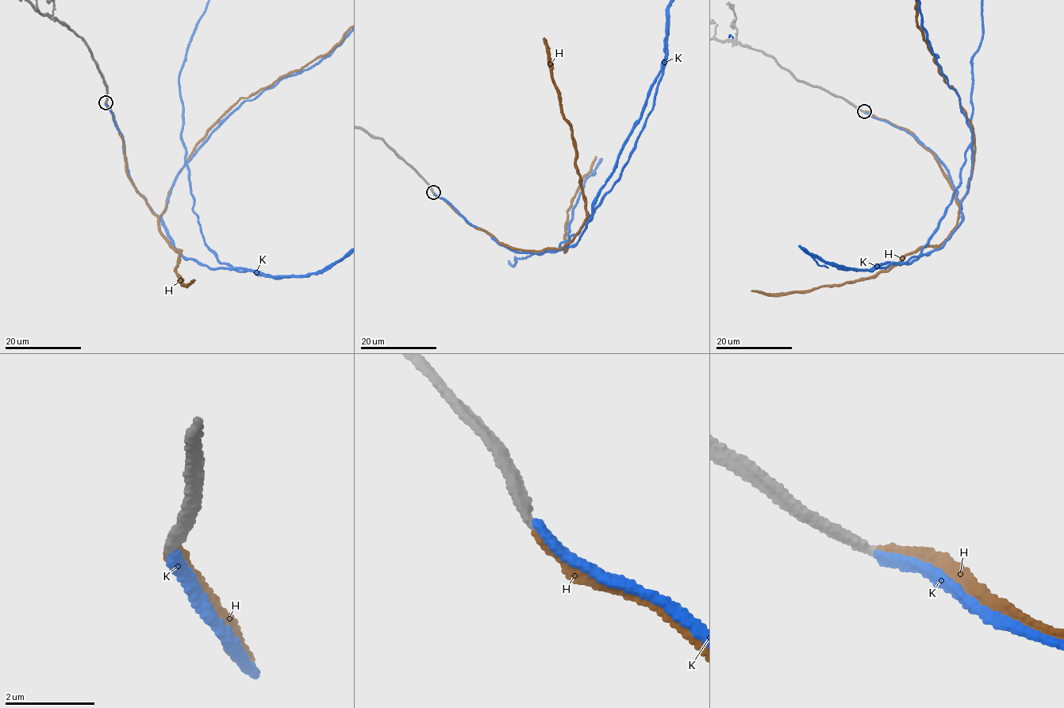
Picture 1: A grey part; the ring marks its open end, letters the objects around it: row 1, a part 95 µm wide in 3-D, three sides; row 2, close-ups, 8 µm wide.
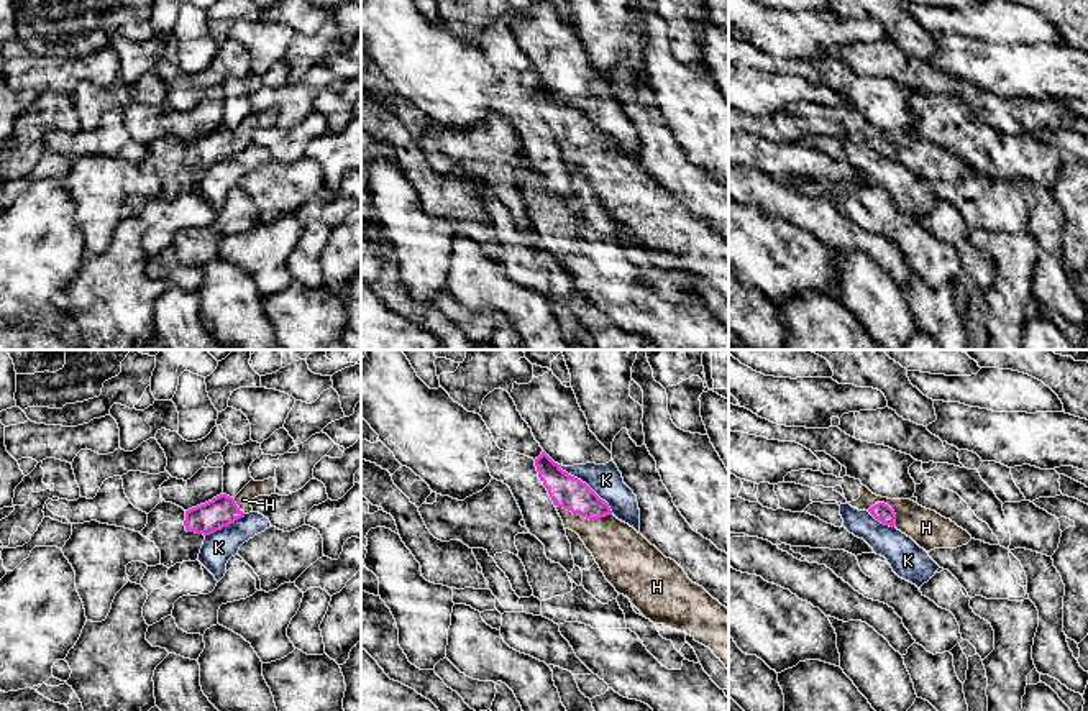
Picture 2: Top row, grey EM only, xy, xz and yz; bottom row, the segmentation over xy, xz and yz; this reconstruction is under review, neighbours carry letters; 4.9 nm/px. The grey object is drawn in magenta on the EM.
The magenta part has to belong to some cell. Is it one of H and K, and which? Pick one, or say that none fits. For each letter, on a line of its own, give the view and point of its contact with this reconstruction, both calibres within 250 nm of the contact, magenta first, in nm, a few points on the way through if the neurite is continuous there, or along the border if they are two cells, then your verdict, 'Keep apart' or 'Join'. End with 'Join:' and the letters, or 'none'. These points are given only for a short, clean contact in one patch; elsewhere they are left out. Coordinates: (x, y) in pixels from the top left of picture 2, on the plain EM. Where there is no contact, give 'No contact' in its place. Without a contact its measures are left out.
H: Touches magenta at xz (583, 148). Thickness 160 nm (magenta) against 260 nm. Path across: xz (566, 123), (583, 148), (619, 183). Join
K: Touches magenta at xz (586, 117). Thickness 160 nm (magenta) against 160 nm. Boundary: xz (558, 97), (585, 114), (612, 145). Keep apart
Join: H

